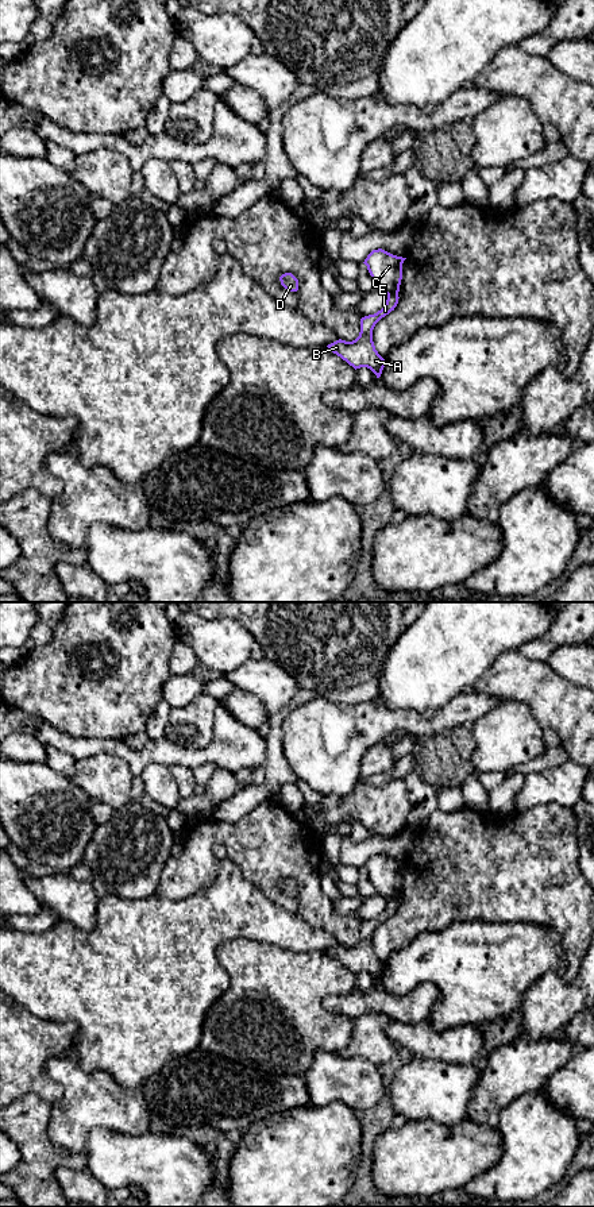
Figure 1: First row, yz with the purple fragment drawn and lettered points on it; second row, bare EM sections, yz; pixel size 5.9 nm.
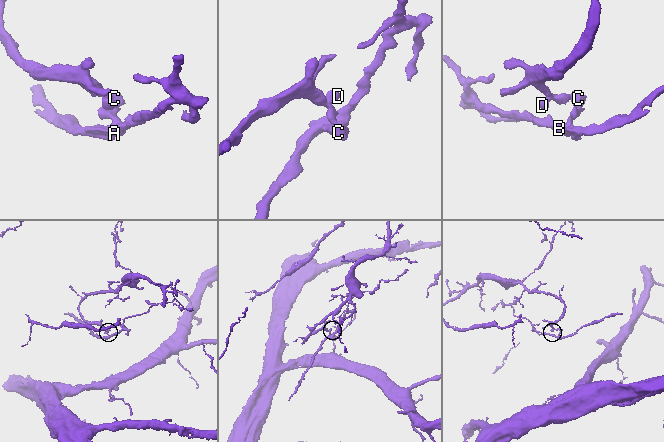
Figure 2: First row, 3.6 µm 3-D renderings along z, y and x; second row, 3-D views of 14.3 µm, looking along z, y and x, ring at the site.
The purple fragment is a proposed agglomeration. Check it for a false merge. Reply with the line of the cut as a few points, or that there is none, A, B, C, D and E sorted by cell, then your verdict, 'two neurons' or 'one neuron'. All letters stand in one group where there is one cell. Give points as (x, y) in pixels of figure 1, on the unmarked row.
yz (397, 897), (388, 899) | A B E / C D | two neurons

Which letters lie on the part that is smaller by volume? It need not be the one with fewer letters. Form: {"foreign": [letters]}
{"foreign": ["A", "B", "E"]}

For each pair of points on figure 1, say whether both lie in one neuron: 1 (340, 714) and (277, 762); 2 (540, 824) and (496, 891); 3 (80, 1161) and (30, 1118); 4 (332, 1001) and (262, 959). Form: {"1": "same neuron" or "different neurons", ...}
{"1": "different neurons", "2": "same neuron", "3": "same neuron", "4": "different neurons"}

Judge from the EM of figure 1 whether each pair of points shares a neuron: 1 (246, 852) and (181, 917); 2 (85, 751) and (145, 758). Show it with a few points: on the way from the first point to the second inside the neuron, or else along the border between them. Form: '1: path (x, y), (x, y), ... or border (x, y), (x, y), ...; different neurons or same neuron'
1: border (228, 855), (239, 871), (255, 887); different neurons
2: path (100, 747), (116, 747), (130, 755); same neuron

